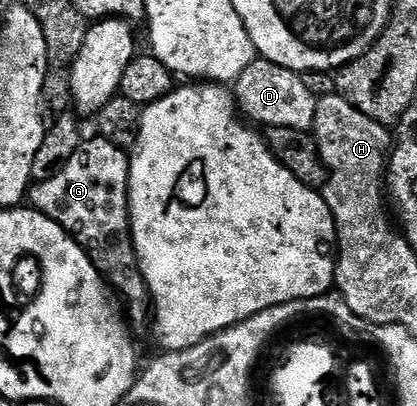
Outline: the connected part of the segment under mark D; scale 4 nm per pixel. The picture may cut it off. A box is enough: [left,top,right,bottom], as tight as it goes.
[232,59,317,130]

